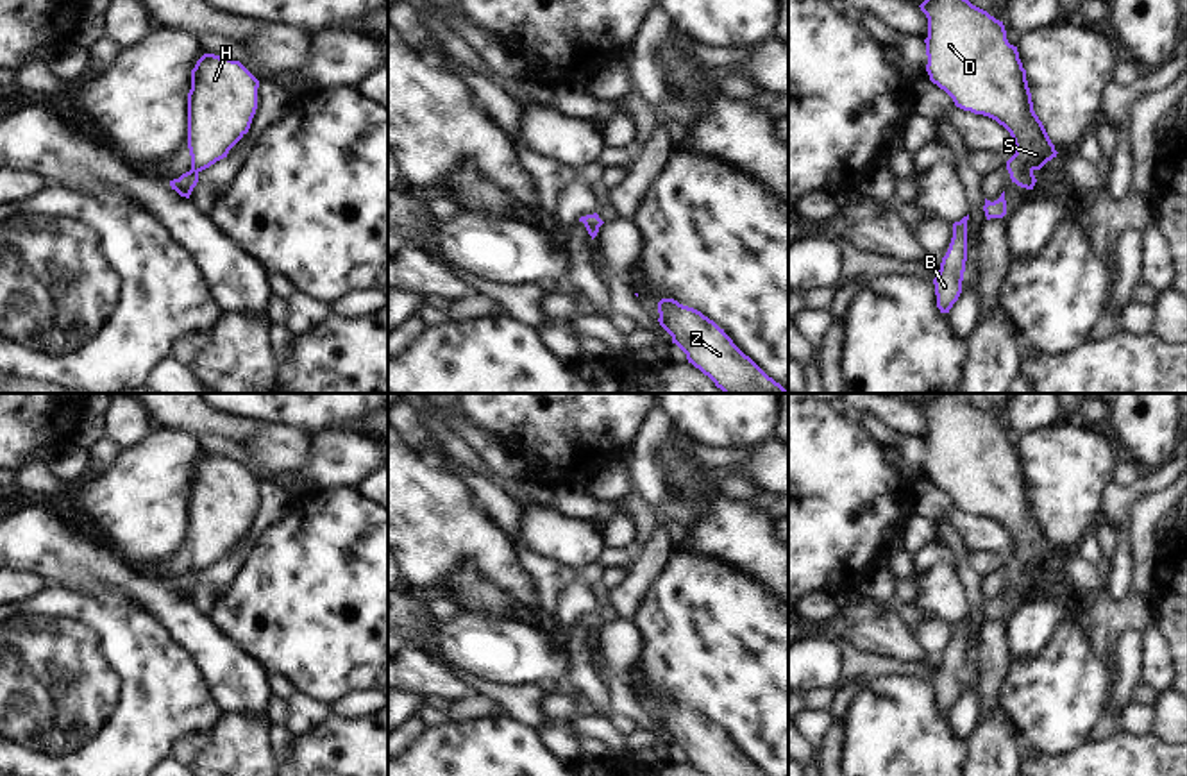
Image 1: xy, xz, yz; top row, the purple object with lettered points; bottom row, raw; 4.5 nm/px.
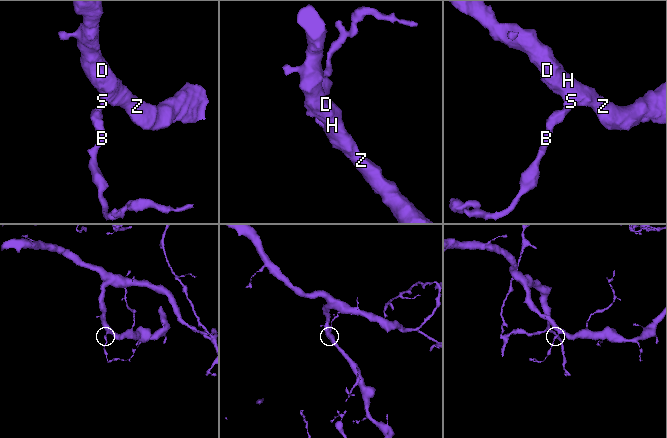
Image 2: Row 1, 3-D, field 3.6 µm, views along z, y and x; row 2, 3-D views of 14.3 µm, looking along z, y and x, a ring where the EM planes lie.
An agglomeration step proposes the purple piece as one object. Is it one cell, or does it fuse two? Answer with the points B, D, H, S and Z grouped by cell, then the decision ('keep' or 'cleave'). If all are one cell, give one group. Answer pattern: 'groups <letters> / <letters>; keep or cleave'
groups B D H S Z; keep

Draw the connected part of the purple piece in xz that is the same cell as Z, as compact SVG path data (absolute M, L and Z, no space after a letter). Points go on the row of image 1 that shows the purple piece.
M674 299L658 302L660 325L672 336L688 363L724 393L788 393L769 377L713 320Z

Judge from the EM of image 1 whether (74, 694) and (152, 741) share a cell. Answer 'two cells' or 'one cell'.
one cell

